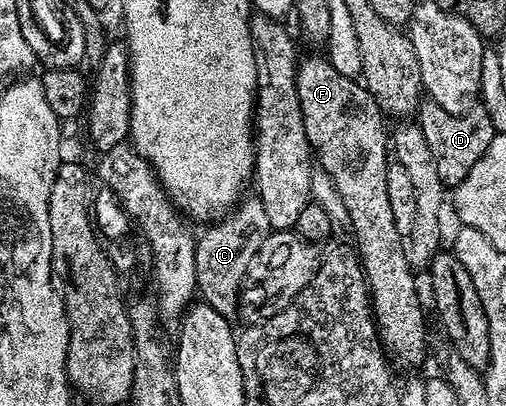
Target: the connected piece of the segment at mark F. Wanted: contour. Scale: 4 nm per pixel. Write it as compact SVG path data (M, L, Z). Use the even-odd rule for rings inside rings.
M322 54L303 55L299 59L296 90L300 94L300 114L304 114L304 134L310 143L313 159L317 167L326 172L328 178L332 178L336 192L340 194L344 208L348 210L349 229L354 230L354 236L358 239L356 254L366 277L368 299L372 305L381 347L402 364L418 364L426 356L426 316L422 313L418 288L414 285L415 269L410 266L406 257L404 233L396 230L392 204L388 202L388 127L382 121L383 110L364 83L355 77L340 74Z

